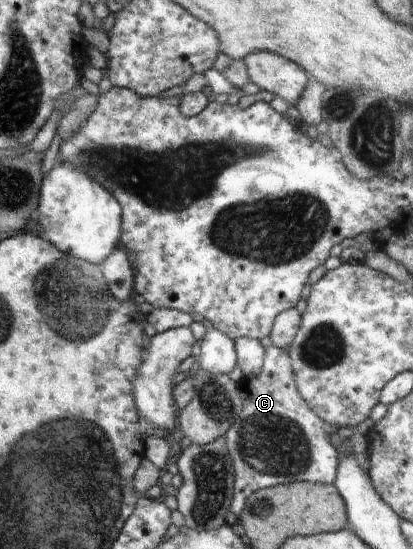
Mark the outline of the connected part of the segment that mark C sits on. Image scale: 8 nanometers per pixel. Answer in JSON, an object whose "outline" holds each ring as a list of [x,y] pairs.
{"outline":[[[273,345],[264,351],[264,363],[256,377],[241,378],[239,394],[244,400],[243,410],[224,434],[226,447],[232,460],[234,485],[229,511],[237,516],[245,501],[259,489],[293,481],[309,481],[334,485],[338,469],[338,454],[331,444],[328,425],[317,416],[297,390],[287,351]]]}

